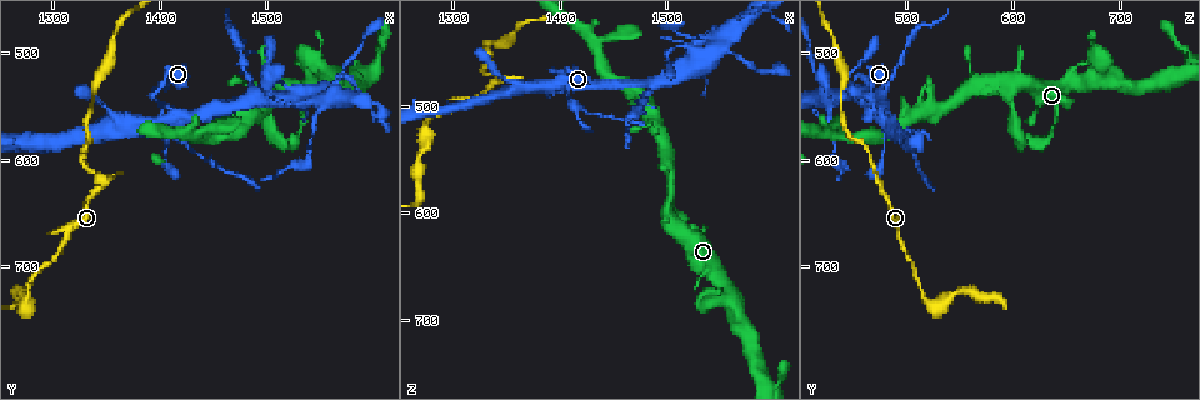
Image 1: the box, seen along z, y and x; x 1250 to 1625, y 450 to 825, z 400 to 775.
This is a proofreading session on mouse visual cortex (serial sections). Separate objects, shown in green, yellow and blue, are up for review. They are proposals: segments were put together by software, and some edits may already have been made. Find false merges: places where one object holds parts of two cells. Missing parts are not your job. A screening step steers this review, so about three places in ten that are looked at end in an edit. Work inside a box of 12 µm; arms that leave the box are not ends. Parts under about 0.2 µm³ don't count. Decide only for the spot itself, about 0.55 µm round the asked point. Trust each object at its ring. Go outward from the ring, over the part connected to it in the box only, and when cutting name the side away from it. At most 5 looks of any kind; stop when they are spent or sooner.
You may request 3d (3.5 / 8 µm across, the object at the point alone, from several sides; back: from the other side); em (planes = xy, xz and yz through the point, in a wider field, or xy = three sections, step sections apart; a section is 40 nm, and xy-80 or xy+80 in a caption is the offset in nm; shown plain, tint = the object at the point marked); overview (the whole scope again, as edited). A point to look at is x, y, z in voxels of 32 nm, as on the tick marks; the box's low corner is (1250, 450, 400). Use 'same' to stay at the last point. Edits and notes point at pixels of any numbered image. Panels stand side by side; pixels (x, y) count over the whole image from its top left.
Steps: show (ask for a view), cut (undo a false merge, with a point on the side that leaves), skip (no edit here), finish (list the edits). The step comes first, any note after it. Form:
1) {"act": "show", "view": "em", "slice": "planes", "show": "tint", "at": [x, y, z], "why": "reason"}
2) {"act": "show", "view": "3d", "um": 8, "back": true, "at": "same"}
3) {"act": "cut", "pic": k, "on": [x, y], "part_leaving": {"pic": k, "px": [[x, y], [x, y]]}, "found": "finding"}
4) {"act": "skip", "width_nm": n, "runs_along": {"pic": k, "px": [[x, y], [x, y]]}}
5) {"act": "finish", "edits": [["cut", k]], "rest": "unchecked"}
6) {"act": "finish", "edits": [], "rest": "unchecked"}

{"act": "show", "view": "3d", "um": 3.5, "at": [1504, 526, 572]}

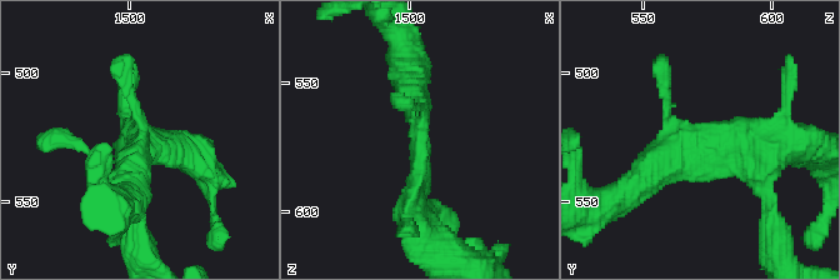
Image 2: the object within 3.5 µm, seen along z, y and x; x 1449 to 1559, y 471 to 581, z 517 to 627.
{"act": "show", "view": "em", "slice": "xy", "step": 3, "show": "tint", "at": [1503, 527, 572], "why": "shape alone is not enough"}

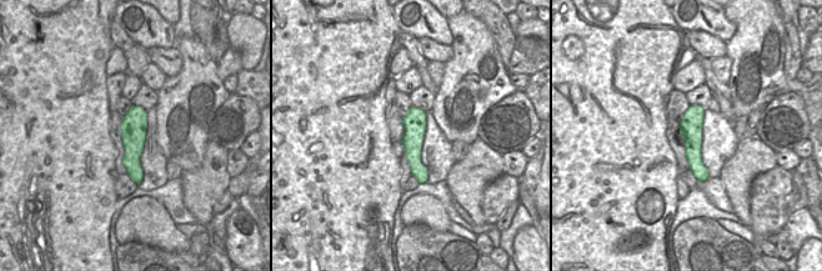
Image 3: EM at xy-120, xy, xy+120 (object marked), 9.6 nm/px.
{"act": "skip", "width_nm": 220, "runs_along": {"pic": 3, "px": [[412, 110], [414, 161], [421, 180]]}, "found": "all the same cell"}

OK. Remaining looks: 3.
{"act": "show", "view": "3d", "um": 8, "at": [1400, 546, 468], "why": "sudden change in width"}

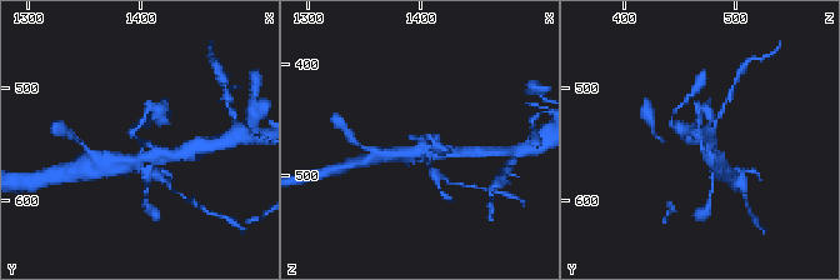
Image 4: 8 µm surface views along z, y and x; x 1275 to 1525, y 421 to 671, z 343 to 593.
{"act": "show", "view": "3d", "um": 3.5, "at": [1402, 548, 472]}

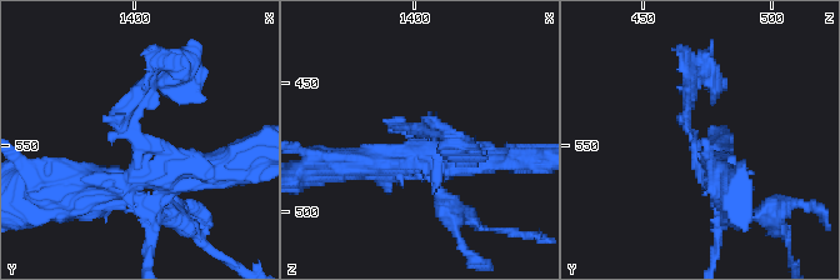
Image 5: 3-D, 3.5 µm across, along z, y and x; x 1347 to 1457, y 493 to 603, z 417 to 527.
{"act": "show", "view": "em", "slice": "xy", "step": 2, "show": "tint", "at": [1401, 548, 469], "why": "shape alone is not enough"}

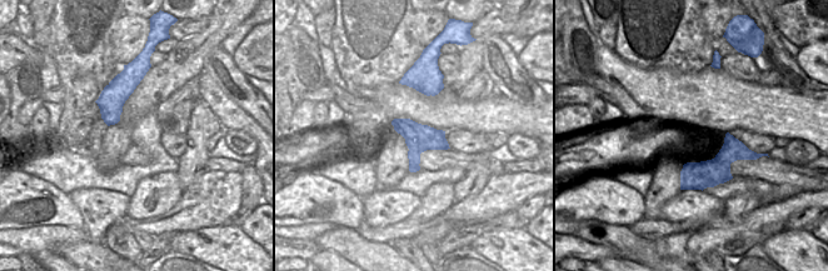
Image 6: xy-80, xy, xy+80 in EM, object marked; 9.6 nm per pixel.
{"act": "skip", "found": "all the same cell"}

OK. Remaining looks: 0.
{"act": "finish", "edits": [], "rest": "unchecked"}

